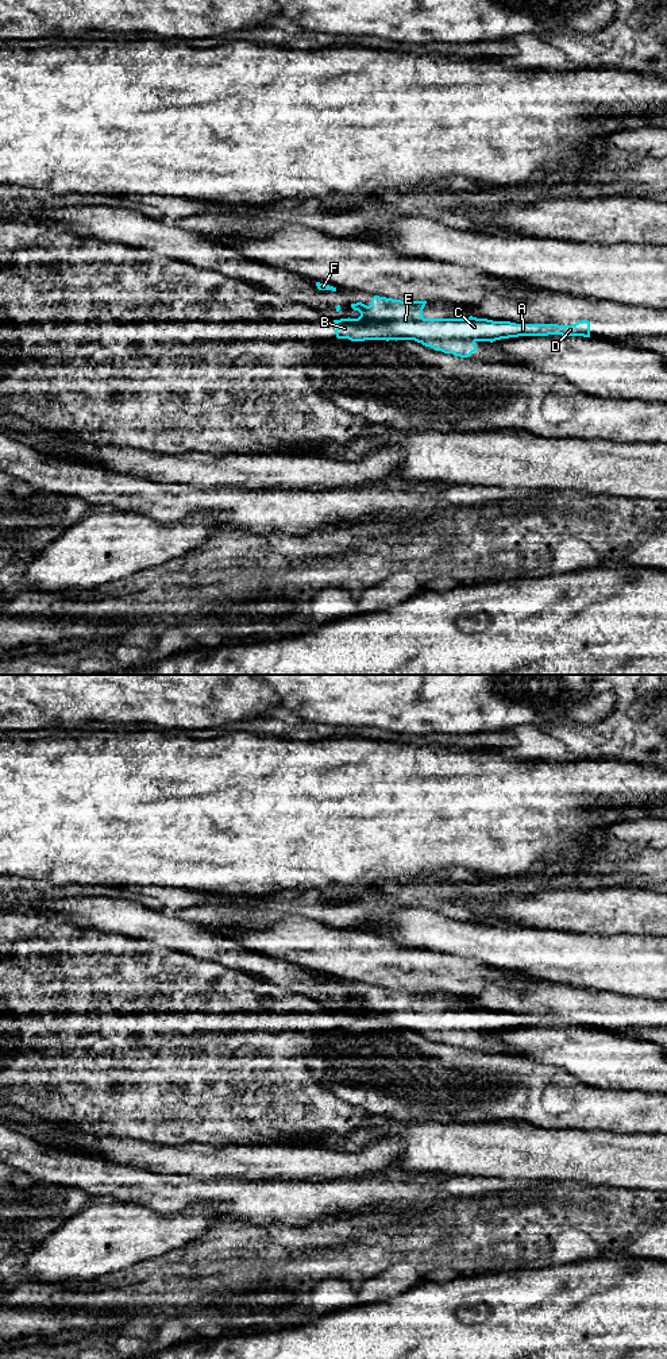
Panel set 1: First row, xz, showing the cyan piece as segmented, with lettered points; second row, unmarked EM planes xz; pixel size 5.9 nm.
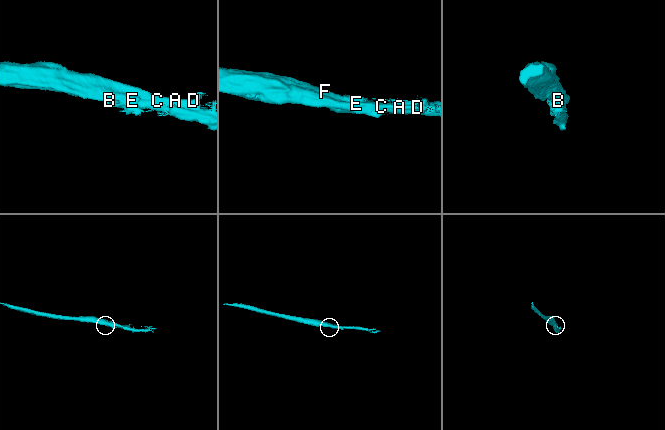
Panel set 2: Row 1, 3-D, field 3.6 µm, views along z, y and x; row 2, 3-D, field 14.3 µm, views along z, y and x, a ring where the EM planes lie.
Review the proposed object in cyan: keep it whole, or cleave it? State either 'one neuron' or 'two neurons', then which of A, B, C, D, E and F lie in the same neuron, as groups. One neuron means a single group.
one neuron; A B C D E F

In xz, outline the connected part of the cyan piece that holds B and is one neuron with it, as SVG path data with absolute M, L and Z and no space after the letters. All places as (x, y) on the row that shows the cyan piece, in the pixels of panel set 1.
M374 296L367 306L351 304L361 316L358 318L334 320L338 339L365 340L415 340L425 347L460 358L477 351L478 341L496 341L518 336L583 336L590 337L590 323L578 321L571 325L516 324L487 318L424 318L427 301L401 301Z

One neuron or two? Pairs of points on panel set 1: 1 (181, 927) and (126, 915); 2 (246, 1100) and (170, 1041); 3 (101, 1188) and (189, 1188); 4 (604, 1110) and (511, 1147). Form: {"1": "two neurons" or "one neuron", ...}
{"1": "one neuron", "2": "one neuron", "3": "one neuron", "4": "two neurons"}

